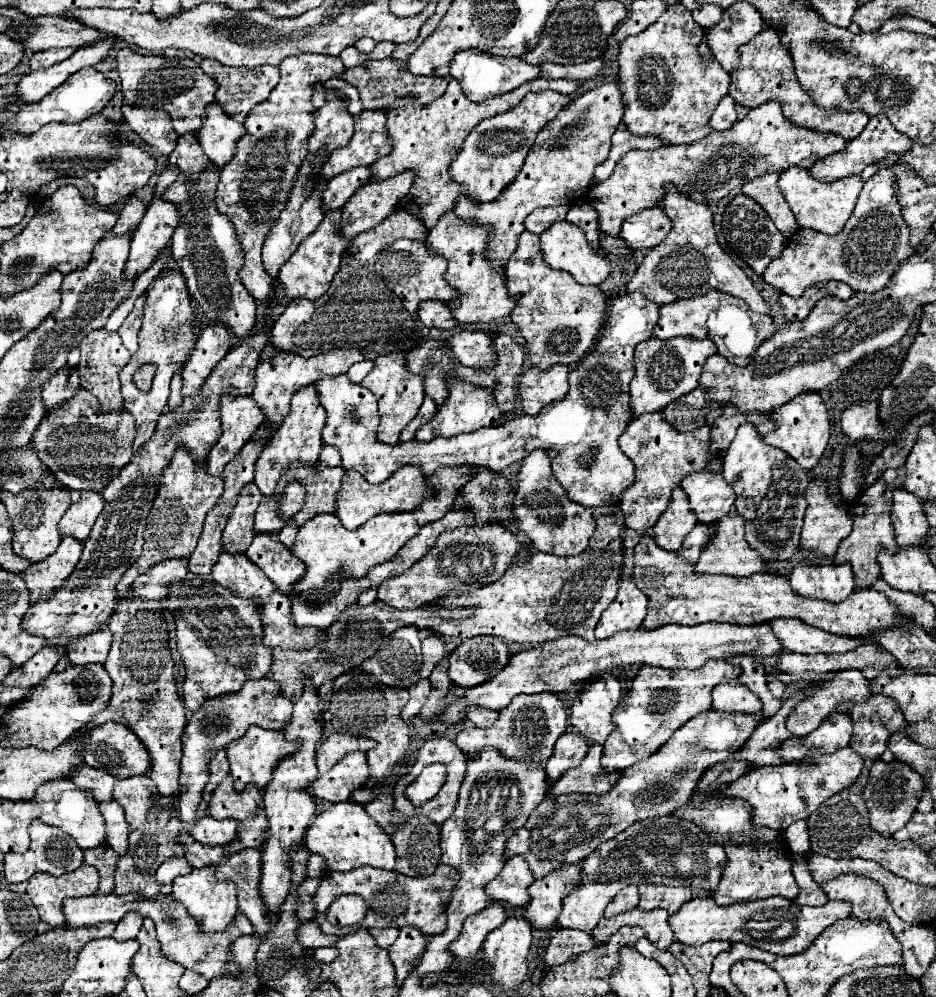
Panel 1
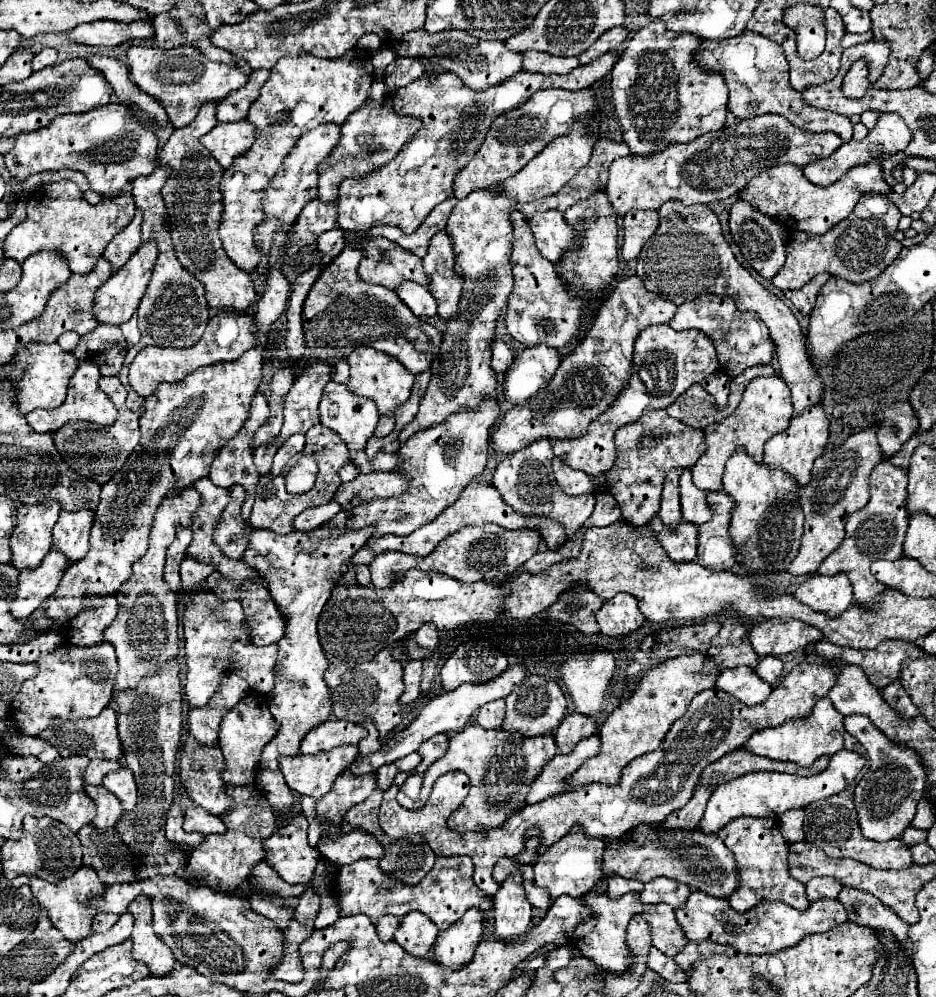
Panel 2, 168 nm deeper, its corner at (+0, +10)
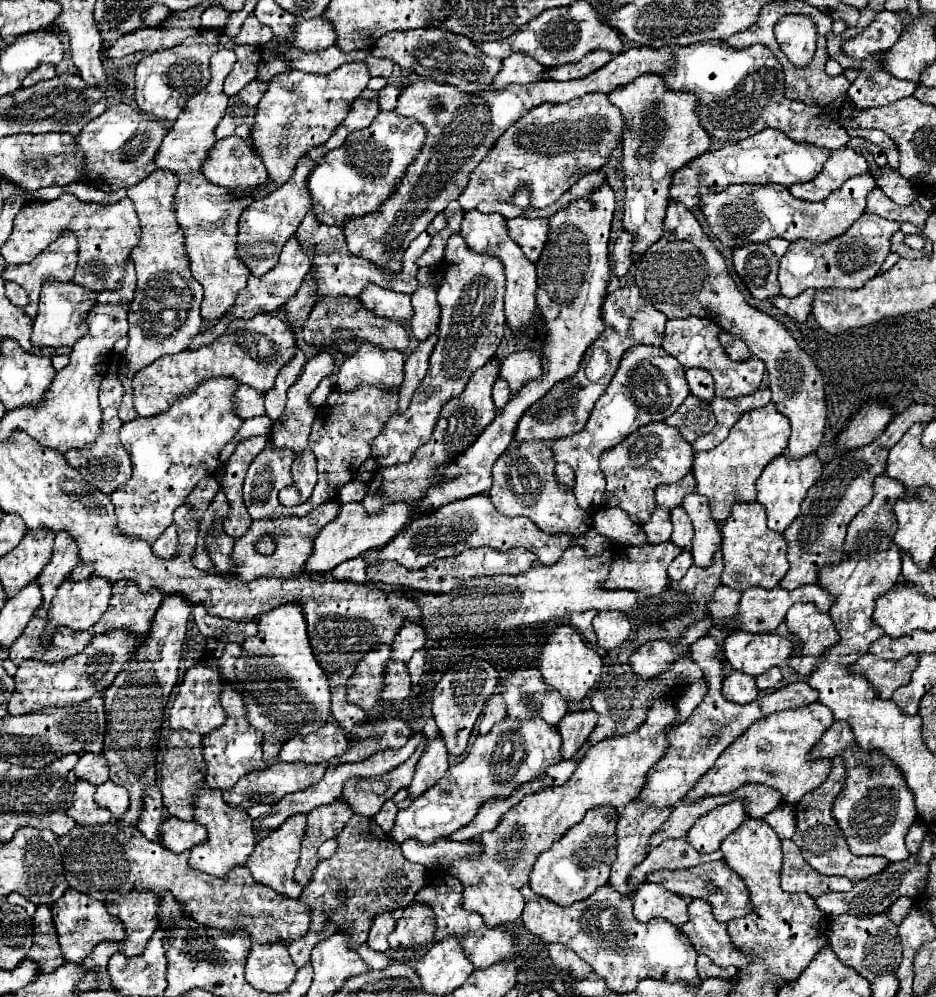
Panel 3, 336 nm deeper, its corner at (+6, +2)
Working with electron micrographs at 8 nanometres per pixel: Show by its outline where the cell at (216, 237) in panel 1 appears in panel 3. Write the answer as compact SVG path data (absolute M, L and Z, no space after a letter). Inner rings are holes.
M231 49L217 51L209 61L211 81L205 89L189 97L185 105L185 113L177 117L169 133L165 135L159 153L155 157L155 163L163 169L173 171L179 177L177 197L175 197L175 211L177 211L177 223L181 231L185 233L185 245L191 261L191 273L197 277L197 281L205 289L203 305L201 305L201 317L209 321L221 319L229 307L235 303L237 291L241 291L247 285L247 277L251 275L249 269L245 269L243 261L237 257L235 243L237 243L237 221L241 211L251 205L253 199L249 197L233 197L225 187L213 185L205 179L201 173L201 165L205 157L209 155L209 149L215 145L215 127L225 115L227 109L227 95L223 93L223 81L231 73L237 57Z

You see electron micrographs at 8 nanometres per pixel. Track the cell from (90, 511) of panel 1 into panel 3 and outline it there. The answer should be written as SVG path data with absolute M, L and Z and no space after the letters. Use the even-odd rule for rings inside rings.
M57 533L57 535L55 535L55 545L53 545L51 561L49 561L49 565L41 571L41 575L37 577L37 583L39 583L39 587L41 587L43 601L41 601L41 605L37 607L35 617L41 617L41 619L47 617L47 611L49 611L51 599L53 599L55 593L57 593L57 587L61 585L61 581L63 581L65 577L69 577L69 573L71 573L79 563L81 563L81 559L79 559L79 555L77 555L77 543L71 541L69 535Z

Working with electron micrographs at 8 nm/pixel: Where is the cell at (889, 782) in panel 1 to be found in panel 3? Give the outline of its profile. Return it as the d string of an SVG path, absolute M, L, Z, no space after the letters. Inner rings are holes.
M835 721L831 729L821 737L817 749L813 749L813 757L841 757L845 763L847 779L843 791L837 795L833 803L833 817L841 827L845 841L853 855L879 855L889 863L905 861L909 851L905 849L905 833L917 819L913 793L905 785L901 771L887 761L881 753L865 753L853 741L853 731L845 721Z

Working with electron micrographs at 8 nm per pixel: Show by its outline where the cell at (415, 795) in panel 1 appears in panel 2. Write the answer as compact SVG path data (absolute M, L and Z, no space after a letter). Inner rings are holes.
M467 725L463 731L455 733L449 739L447 753L437 759L425 773L423 773L423 787L417 801L411 801L405 793L397 793L397 801L407 809L419 809L425 805L433 783L447 771L461 769L471 779L469 795L465 797L463 805L453 811L447 825L457 833L467 831L489 831L497 829L511 817L513 813L521 811L527 805L527 793L531 789L531 781L541 773L547 761L555 757L557 747L553 735L539 735L539 737L523 737L519 733L503 733L501 729L487 731L479 725Z

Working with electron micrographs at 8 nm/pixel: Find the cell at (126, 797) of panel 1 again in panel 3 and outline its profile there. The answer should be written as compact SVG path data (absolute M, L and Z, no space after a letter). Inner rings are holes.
M105 781L103 785L97 787L95 801L99 807L109 809L115 819L121 819L121 815L129 807L129 793L121 785L115 785L113 781Z

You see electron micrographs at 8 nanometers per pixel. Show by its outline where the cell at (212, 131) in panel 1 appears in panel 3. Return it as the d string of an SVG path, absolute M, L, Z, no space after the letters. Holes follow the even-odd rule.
M227 137L213 145L209 159L203 163L203 175L235 193L251 193L267 185L265 165L239 137Z

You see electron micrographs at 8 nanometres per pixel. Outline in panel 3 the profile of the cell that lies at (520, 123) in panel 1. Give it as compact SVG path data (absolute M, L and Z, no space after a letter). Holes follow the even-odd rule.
M603 93L585 95L567 103L543 103L499 137L489 155L473 169L459 203L463 211L473 211L479 201L511 201L513 193L525 185L531 189L531 205L547 207L555 203L575 179L599 171L609 161L613 149L623 145L623 131L621 111L617 111Z

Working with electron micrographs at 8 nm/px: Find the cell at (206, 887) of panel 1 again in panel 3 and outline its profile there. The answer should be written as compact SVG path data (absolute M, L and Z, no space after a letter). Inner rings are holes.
M205 781L201 785L197 785L197 789L193 789L193 795L195 795L193 815L195 815L195 821L207 829L207 841L201 845L195 845L191 849L189 865L193 865L193 869L199 869L203 873L223 877L229 869L233 869L237 865L245 865L247 857L251 855L251 851L257 843L253 819L247 815L247 811L229 807L223 801L223 791L221 789L209 789L205 785Z

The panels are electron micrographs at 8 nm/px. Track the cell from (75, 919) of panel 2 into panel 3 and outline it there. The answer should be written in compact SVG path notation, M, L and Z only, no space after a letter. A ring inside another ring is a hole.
M73 889L65 891L65 895L51 907L51 911L53 911L59 945L61 945L65 961L83 963L89 957L89 953L95 949L95 945L99 945L103 941L121 943L125 939L125 929L123 929L121 921L117 921L117 917L109 915L101 901L97 901L85 893L79 893Z

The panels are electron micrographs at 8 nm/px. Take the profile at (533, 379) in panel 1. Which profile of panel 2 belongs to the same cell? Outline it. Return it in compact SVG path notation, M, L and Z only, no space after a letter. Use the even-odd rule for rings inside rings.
M547 345L523 349L521 353L517 353L513 365L505 373L505 399L513 405L525 405L537 391L547 387L559 363L559 351Z

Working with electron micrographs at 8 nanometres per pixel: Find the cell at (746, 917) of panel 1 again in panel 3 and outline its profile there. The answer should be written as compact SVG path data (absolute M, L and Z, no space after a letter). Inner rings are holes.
M693 899L689 903L689 921L681 927L689 937L691 945L699 955L707 955L717 967L737 967L741 969L751 959L739 949L733 949L731 939L727 939L727 925L713 919L707 901Z

